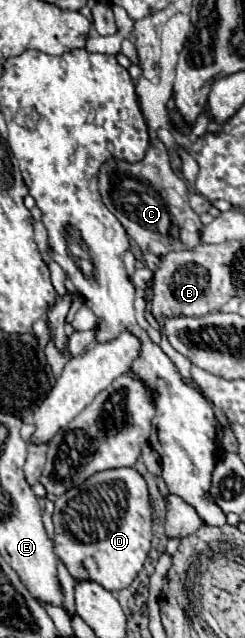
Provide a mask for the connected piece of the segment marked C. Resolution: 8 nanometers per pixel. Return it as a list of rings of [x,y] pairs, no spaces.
[[[152,140],[140,162],[126,162],[120,158],[108,158],[100,166],[98,190],[106,208],[120,220],[126,234],[138,244],[142,254],[152,252],[164,256],[168,252],[192,250],[202,244],[200,216],[188,204],[186,182],[180,180],[168,160],[162,140]]]

